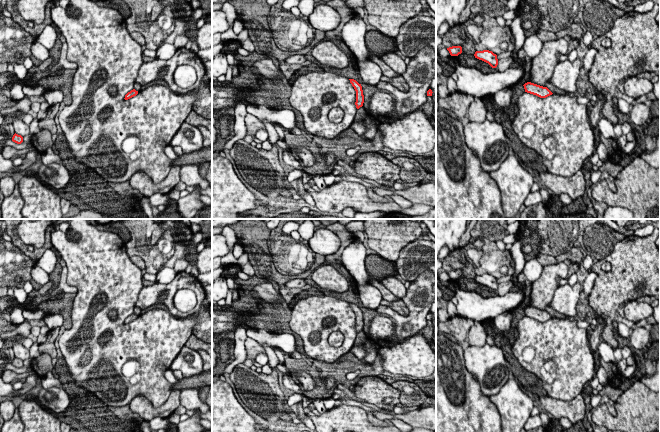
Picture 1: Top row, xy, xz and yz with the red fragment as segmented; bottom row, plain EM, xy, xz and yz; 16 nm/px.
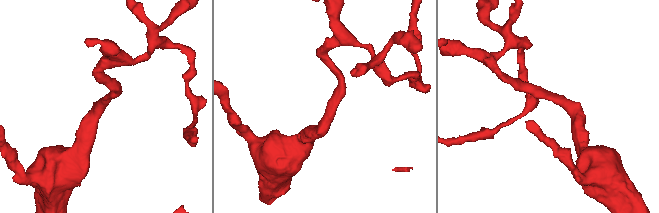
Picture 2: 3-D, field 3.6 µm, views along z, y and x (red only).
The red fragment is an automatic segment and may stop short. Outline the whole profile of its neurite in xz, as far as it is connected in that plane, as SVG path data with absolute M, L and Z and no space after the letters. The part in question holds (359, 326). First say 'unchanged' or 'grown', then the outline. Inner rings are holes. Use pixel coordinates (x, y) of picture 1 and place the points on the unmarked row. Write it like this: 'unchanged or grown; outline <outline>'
unchanged; outline M349 303L349 304L356 315L355 329L356 329L356 332L359 333L360 331L363 330L363 327L364 327L364 319L363 319L362 310L354 303Z

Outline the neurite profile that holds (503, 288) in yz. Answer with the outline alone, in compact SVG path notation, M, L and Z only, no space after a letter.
M511 280L507 281L507 282L499 283L496 294L498 296L506 295L508 292L510 292L510 289L513 287L513 285L514 284Z

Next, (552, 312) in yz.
M547 306L545 308L545 311L547 311L552 317L556 317L559 319L569 319L570 321L574 321L576 319L576 317L570 317L570 316L563 315L557 312L556 310L552 309L550 306Z

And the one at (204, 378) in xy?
M212 369L210 371L203 371L198 375L191 376L189 378L183 378L176 384L171 386L172 390L183 390L183 389L200 389L203 386L212 386Z

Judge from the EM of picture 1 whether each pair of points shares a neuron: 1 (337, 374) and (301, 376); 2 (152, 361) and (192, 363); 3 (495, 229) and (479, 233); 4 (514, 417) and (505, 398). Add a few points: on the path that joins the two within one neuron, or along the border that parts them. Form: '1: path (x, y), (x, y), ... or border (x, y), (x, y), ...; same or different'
1: border (297, 370), (307, 372), (314, 380), (311, 391); different
2: border (184, 345), (169, 367); different
3: path (491, 229), (483, 229); same
4: path (514, 412), (514, 407), (510, 403); same

